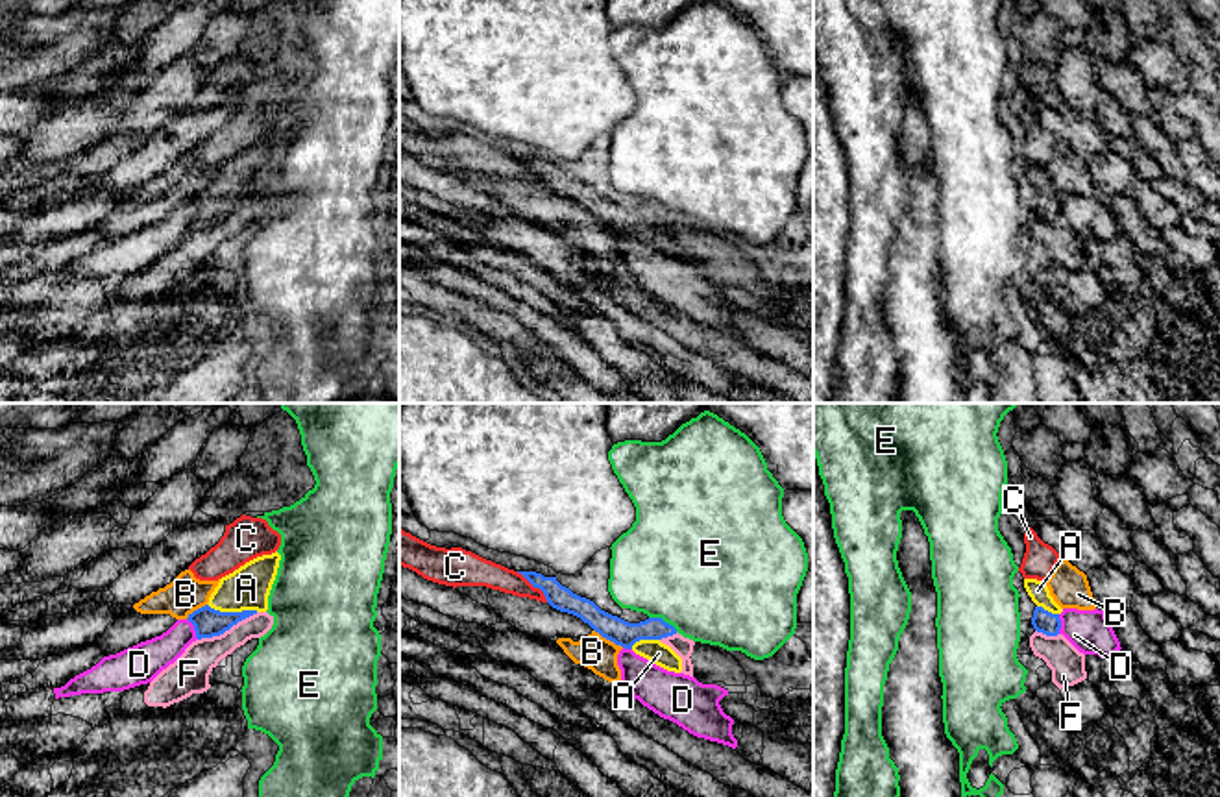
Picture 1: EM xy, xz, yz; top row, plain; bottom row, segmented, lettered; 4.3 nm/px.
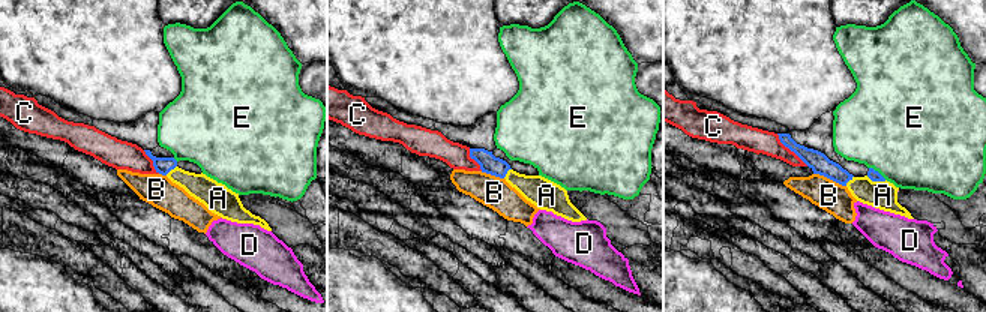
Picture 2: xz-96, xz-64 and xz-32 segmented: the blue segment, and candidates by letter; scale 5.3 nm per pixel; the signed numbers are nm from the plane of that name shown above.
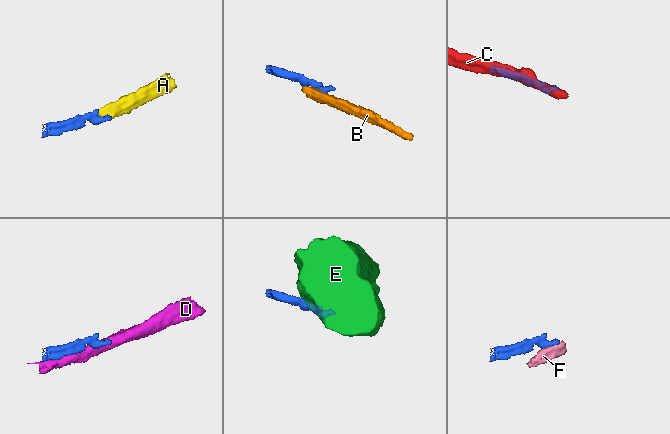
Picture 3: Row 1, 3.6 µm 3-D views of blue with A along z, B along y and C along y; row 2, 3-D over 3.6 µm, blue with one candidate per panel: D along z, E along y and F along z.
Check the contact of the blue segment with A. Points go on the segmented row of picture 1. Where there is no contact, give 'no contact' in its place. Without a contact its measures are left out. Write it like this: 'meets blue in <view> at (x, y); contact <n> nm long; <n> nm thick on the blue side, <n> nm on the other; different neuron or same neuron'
meets blue in xy at (233, 613); contact 220 nm long; 130 nm thick on the blue side, 190 nm on the other; same neuron

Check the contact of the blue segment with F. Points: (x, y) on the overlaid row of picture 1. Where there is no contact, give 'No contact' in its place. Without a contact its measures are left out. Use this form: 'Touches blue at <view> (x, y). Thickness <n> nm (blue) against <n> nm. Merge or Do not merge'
Touches blue at xy (228, 629). Thickness 130 nm (blue) against 160 nm. Do not merge

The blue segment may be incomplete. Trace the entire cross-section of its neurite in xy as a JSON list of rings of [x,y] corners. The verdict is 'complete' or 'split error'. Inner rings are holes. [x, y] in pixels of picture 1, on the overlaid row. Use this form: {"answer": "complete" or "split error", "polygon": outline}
{"answer": "split error", "polygon": [[[277,551],[262,555],[222,577],[209,603],[187,618],[194,625],[196,638],[220,636],[238,621],[266,612],[279,560]]]}

